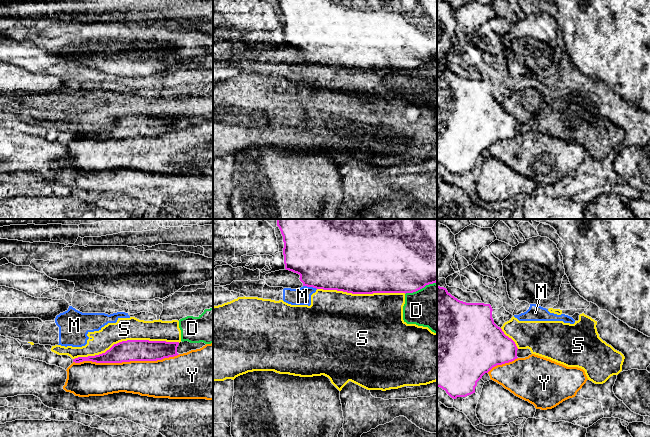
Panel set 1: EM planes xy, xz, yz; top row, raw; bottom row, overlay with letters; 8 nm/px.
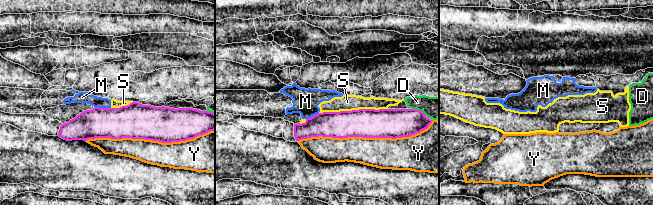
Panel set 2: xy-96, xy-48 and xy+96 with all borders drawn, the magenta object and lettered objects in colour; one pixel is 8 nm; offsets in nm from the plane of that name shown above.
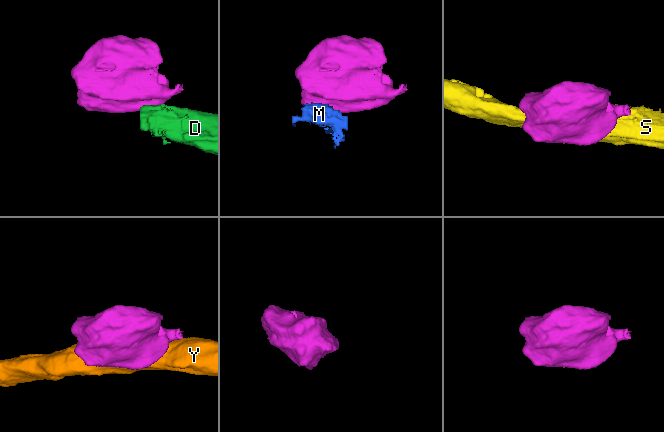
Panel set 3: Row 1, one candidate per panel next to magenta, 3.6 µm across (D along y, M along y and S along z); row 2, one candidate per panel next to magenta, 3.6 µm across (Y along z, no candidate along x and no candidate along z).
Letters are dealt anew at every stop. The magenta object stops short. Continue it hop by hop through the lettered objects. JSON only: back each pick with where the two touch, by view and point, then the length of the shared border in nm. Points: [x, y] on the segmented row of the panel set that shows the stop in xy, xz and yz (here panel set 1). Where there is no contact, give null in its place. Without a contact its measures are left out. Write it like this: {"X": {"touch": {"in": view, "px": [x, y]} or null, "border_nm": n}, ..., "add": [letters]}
{"add": []}

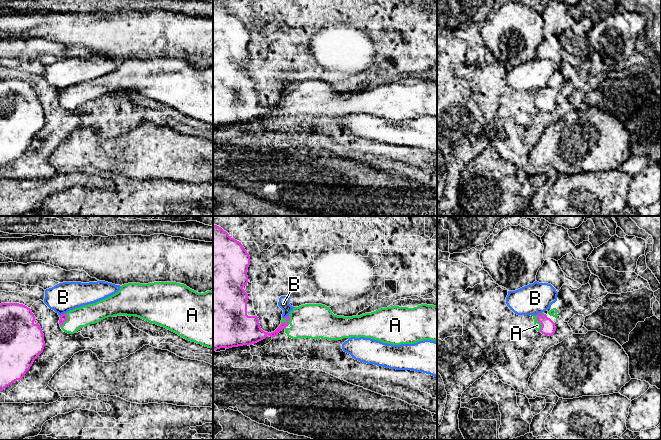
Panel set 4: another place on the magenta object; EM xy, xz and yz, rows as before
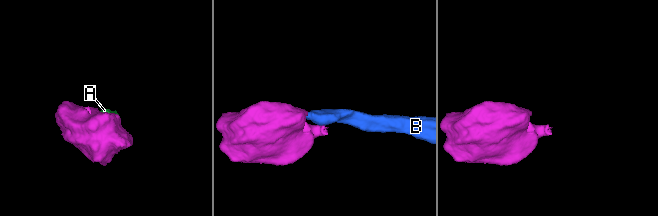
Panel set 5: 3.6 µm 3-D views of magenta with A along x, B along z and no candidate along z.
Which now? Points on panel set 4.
{"A": {"touch": {"in": "yz", "px": [539, 322]}, "border_nm": 140}, "add": ["A"]}

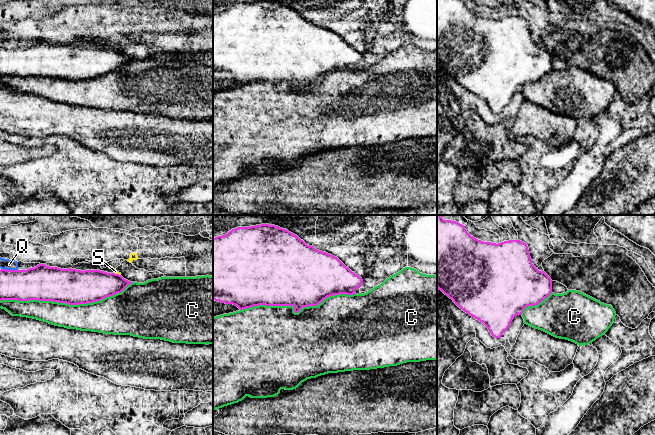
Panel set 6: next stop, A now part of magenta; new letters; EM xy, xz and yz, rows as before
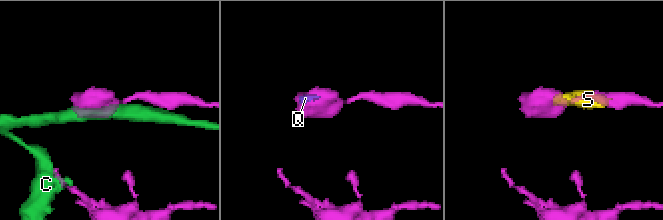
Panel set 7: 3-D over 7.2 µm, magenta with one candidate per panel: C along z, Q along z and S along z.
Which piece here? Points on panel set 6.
{"add": []}

